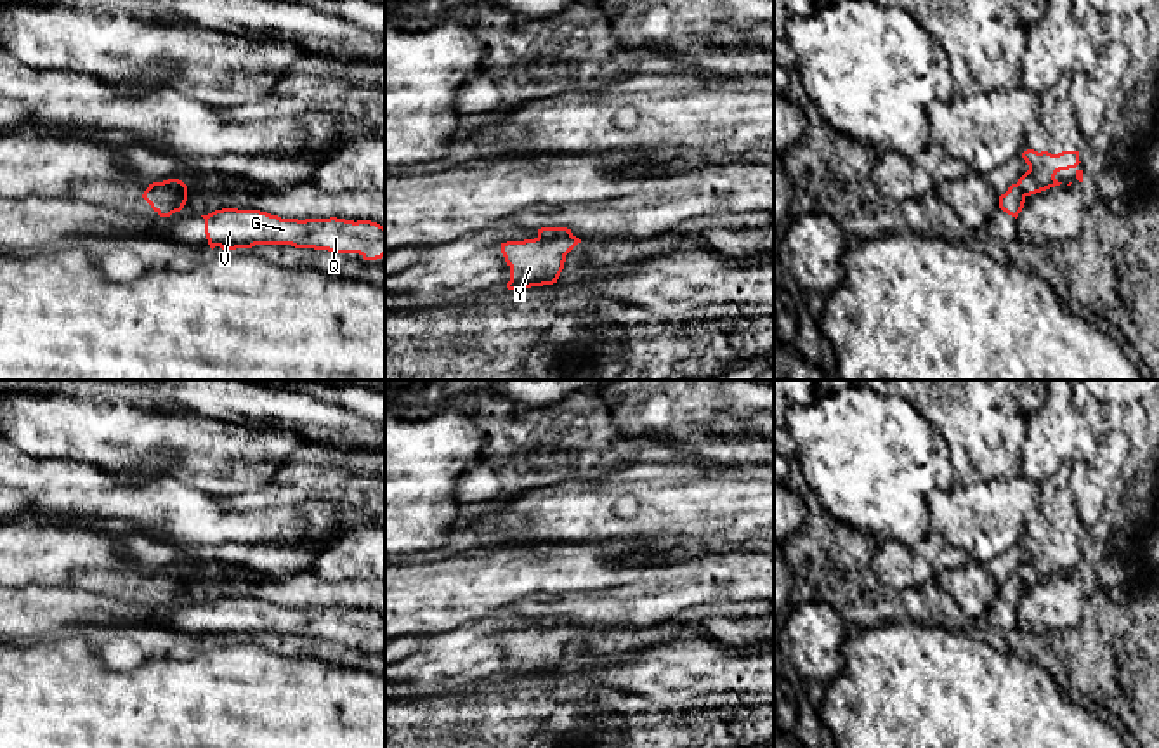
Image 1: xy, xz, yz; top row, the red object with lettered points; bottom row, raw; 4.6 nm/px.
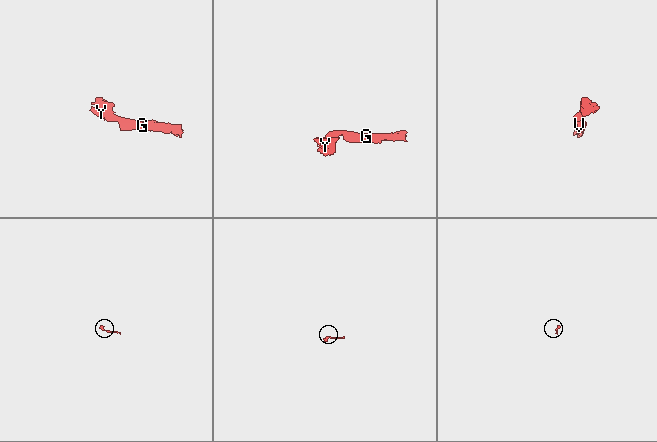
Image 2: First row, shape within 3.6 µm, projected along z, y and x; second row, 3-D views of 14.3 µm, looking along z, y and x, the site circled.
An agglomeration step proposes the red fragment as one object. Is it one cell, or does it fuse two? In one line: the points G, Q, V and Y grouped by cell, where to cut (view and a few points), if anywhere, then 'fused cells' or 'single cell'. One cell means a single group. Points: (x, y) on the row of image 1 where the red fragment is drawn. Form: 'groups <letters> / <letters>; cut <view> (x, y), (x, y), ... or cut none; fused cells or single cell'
groups G Q V / Y; cut xz (571, 235), (538, 238); fused cells

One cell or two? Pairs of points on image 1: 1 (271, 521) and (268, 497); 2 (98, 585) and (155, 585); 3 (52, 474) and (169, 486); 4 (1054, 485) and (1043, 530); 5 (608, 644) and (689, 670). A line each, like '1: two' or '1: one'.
1: two
2: one
3: one
4: one
5: two

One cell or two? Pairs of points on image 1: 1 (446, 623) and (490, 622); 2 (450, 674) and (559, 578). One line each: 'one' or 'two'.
1: two
2: two

